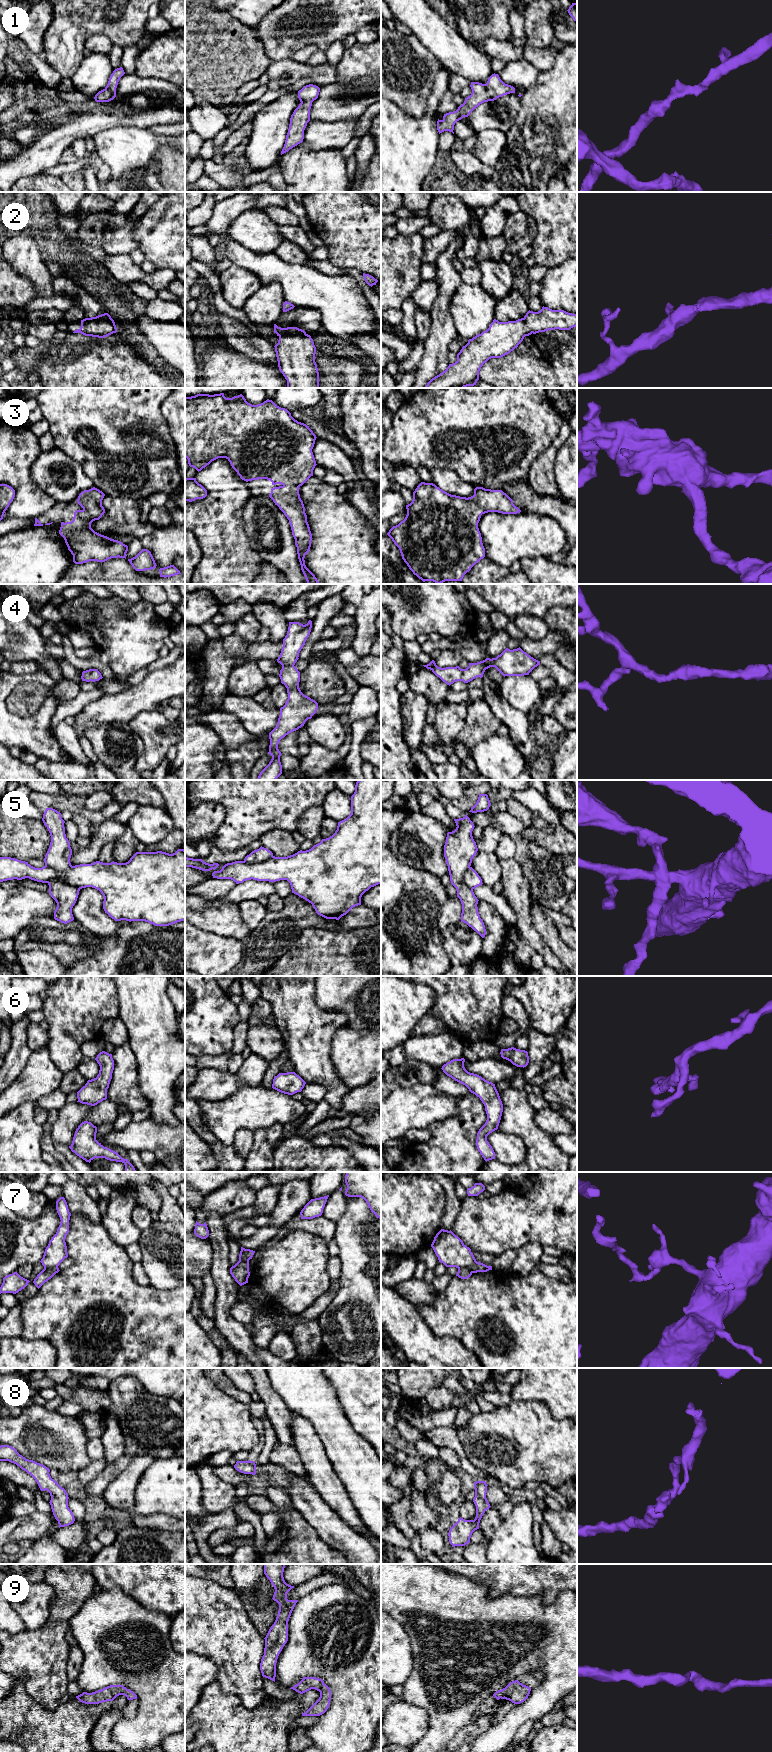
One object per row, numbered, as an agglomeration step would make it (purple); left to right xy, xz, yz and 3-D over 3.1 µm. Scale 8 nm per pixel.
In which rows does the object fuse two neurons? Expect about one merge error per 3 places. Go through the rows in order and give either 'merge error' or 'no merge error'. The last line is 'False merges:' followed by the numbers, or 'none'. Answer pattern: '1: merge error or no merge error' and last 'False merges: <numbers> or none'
1: no merge error
2: no merge error
3: no merge error
4: no merge error
5: merge error
6: no merge error
7: merge error
8: no merge error
9: no merge error
False merges: 5, 7

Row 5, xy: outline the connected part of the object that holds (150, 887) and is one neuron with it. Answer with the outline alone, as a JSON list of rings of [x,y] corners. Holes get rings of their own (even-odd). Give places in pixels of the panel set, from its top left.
[[[178,849],[169,854],[162,851],[136,852],[126,863],[103,863],[96,861],[91,864],[72,866],[66,872],[57,872],[51,867],[35,868],[28,862],[11,857],[0,857],[0,882],[7,880],[31,880],[48,883],[51,880],[60,880],[65,884],[73,885],[79,889],[92,887],[101,892],[104,897],[103,909],[115,921],[145,921],[155,926],[169,926],[185,921],[185,850]]]

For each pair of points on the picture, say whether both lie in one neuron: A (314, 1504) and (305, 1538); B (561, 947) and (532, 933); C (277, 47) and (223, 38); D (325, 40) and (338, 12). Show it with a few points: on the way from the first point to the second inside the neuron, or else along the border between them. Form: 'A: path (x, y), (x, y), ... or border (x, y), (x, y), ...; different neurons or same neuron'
A: border (294, 1507), (323, 1542); different neurons
B: border (532, 917), (534, 927), (548, 948), (557, 957); different neurons
C: border (254, 28), (263, 46), (264, 53), (271, 61); different neurons
D: path (328, 33), (337, 24), (337, 19); same neuron

